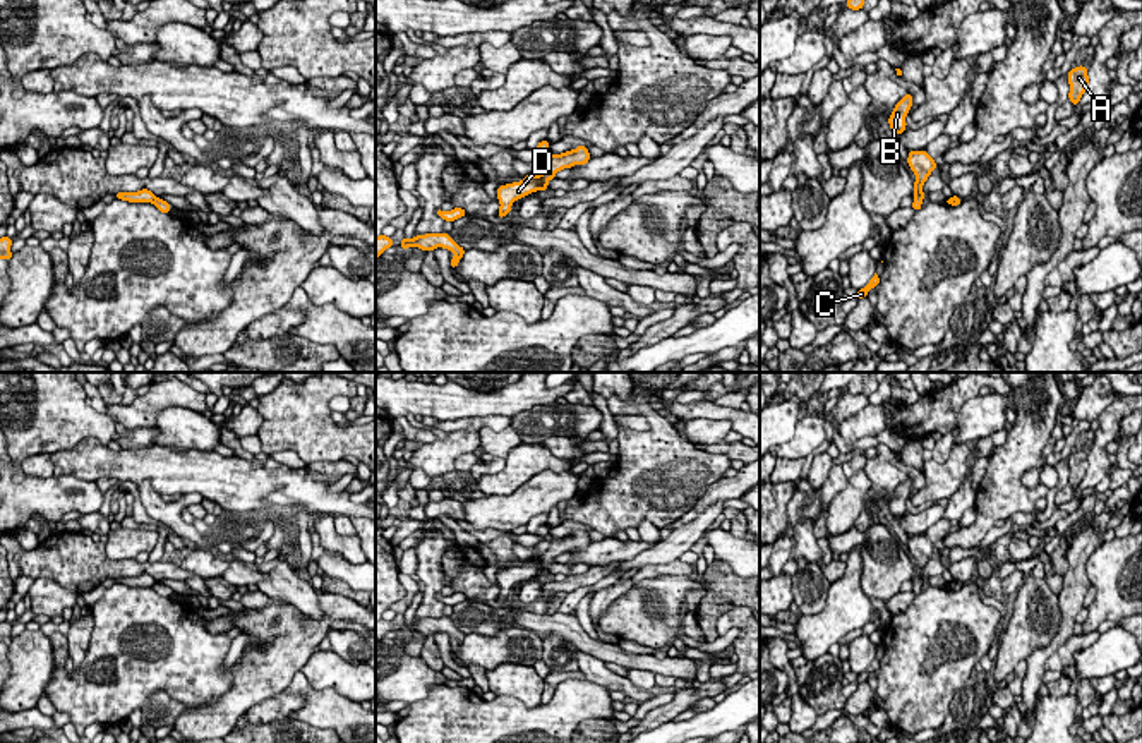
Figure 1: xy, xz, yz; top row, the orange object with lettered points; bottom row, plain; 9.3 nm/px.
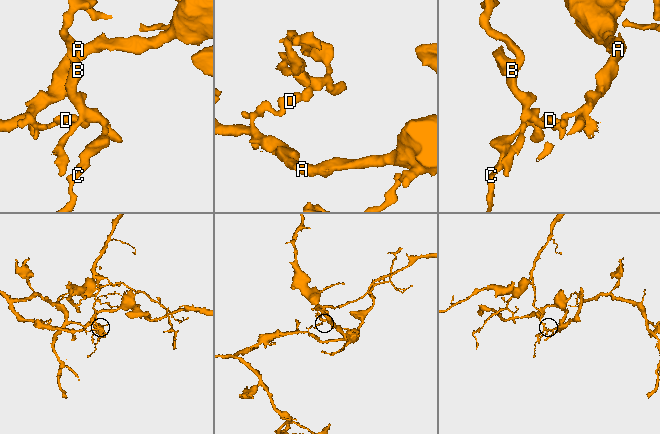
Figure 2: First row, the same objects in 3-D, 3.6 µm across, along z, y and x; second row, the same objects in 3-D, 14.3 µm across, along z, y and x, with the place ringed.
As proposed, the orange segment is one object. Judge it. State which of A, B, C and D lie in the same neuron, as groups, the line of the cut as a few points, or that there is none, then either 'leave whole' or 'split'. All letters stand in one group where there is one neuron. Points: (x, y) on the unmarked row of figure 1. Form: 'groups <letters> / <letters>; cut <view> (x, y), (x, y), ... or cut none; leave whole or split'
groups A D / B C; cut xz (537, 561), (539, 573); split

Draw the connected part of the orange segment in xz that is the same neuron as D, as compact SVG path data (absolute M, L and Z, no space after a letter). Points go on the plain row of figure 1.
M526 559L521 566L513 566L497 571L497 583L501 587L499 602L504 602L511 595L511 589L523 580L538 575L540 563L537 559Z

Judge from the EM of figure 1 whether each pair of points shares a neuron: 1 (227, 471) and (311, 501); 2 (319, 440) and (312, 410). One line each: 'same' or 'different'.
1: same
2: same

